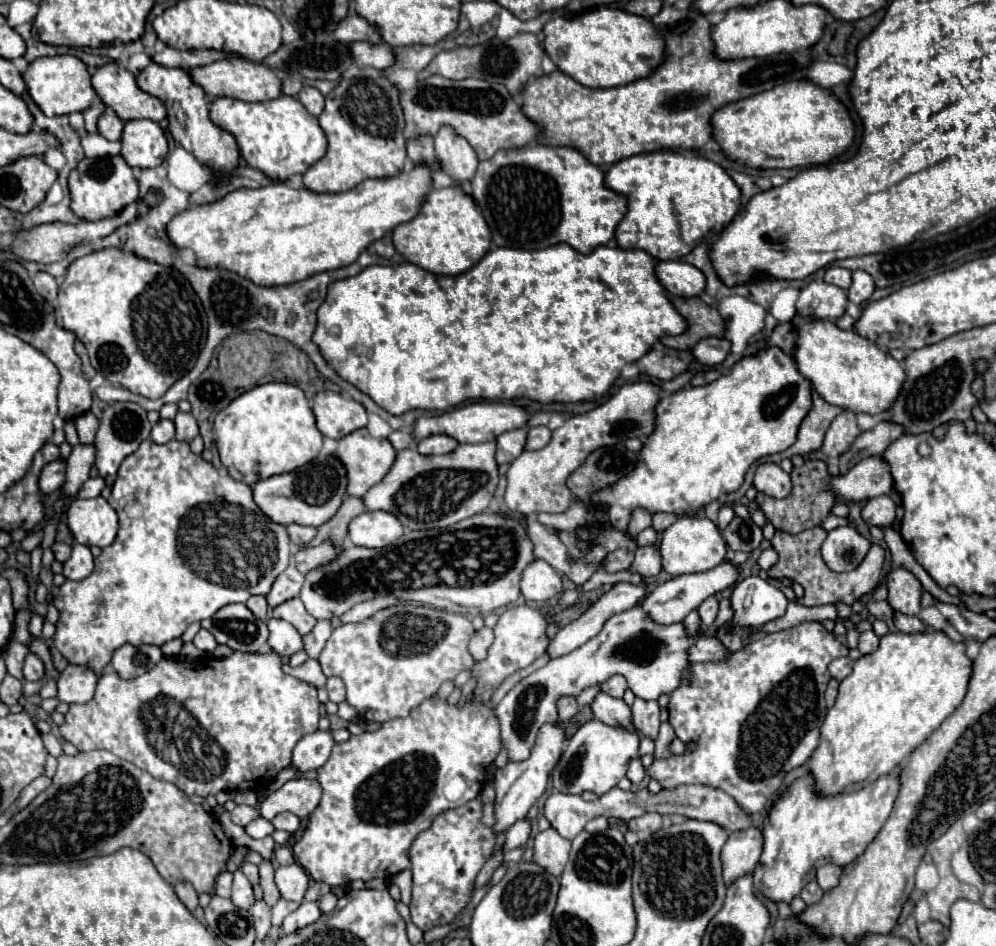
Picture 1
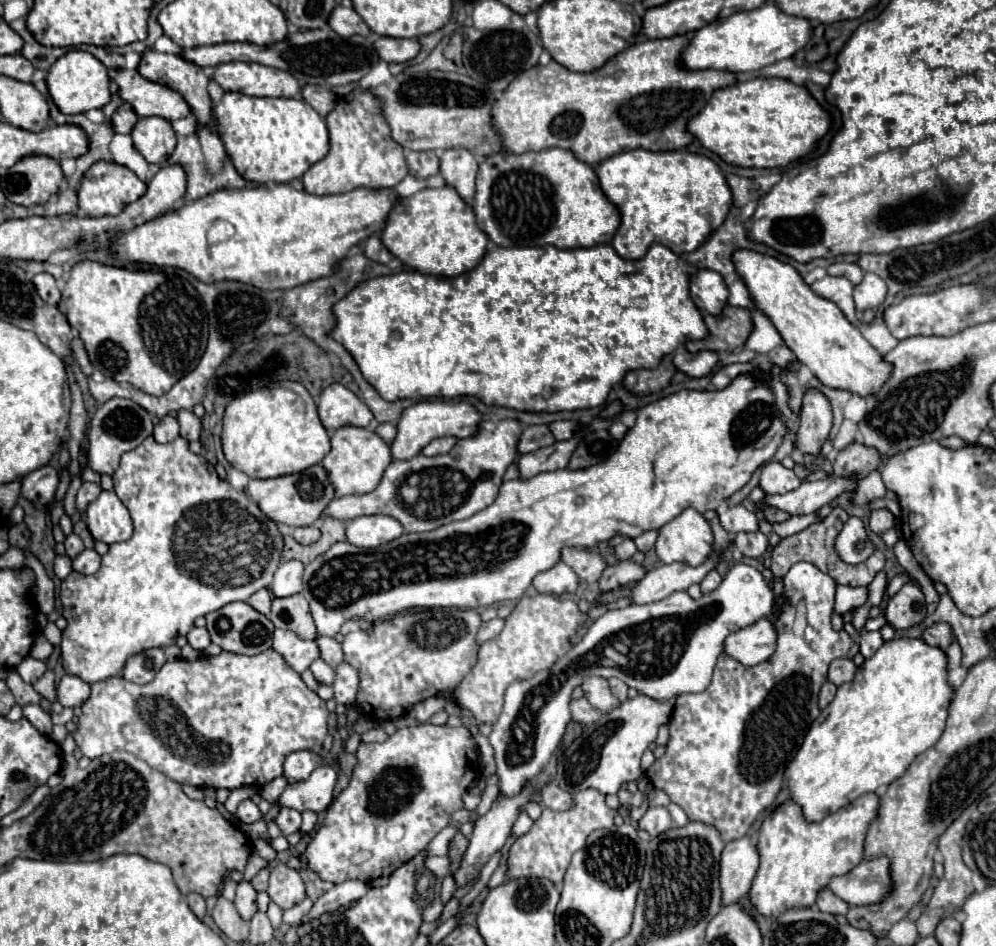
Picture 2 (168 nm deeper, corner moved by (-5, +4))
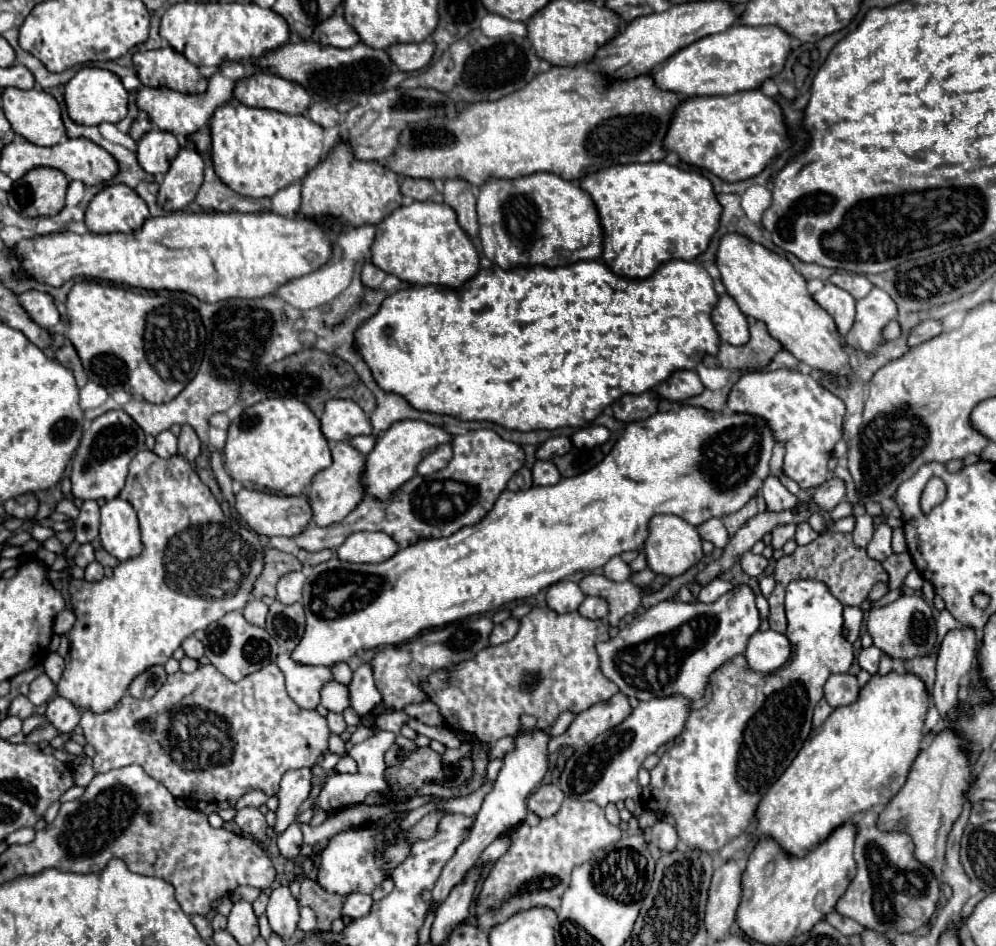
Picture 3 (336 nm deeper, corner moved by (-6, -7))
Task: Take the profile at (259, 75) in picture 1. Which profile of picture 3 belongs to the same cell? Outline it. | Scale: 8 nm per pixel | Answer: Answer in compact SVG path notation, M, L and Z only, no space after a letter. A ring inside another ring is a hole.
M265 71L241 79L235 85L235 99L249 107L265 107L289 115L305 115L311 103L301 85Z

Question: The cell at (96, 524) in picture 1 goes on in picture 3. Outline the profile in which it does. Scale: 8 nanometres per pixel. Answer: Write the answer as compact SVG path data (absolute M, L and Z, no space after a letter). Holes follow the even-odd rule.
M115 497L101 507L99 537L103 549L119 561L137 557L143 551L137 513L129 501Z

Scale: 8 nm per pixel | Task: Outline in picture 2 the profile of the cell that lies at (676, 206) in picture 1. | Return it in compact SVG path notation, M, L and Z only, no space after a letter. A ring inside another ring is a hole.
M628 150L620 152L596 168L600 186L604 194L618 206L622 214L622 224L614 236L614 250L626 260L640 260L652 244L662 244L674 254L694 252L724 220L732 208L732 190L720 170L720 166L702 154L690 152L650 152L650 150Z

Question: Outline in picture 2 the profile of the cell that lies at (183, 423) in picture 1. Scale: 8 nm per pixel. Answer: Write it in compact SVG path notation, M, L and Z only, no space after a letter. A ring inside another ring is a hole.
M180 410L178 412L178 422L180 422L180 436L186 440L198 440L200 432L202 432L202 422L200 418L190 412L190 410Z

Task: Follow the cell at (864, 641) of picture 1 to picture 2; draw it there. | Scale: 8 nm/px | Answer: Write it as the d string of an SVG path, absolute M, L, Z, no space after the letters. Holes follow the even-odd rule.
M862 632L860 634L860 654L864 656L864 658L870 658L880 646L884 644L884 640L882 640L882 636L880 636L880 632Z

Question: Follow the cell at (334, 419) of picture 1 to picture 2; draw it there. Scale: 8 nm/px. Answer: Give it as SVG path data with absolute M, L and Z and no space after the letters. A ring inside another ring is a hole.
M330 384L320 394L318 412L326 430L338 430L342 426L368 426L372 420L370 408L342 384Z

